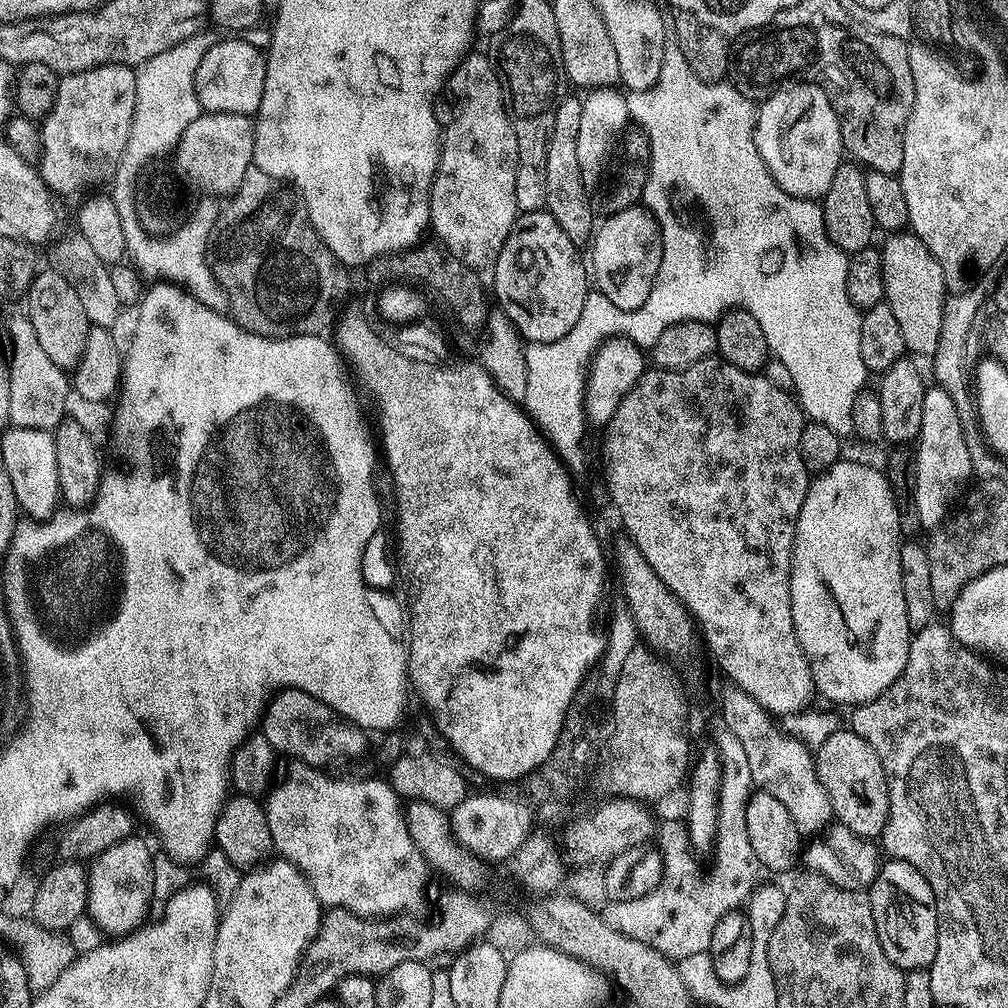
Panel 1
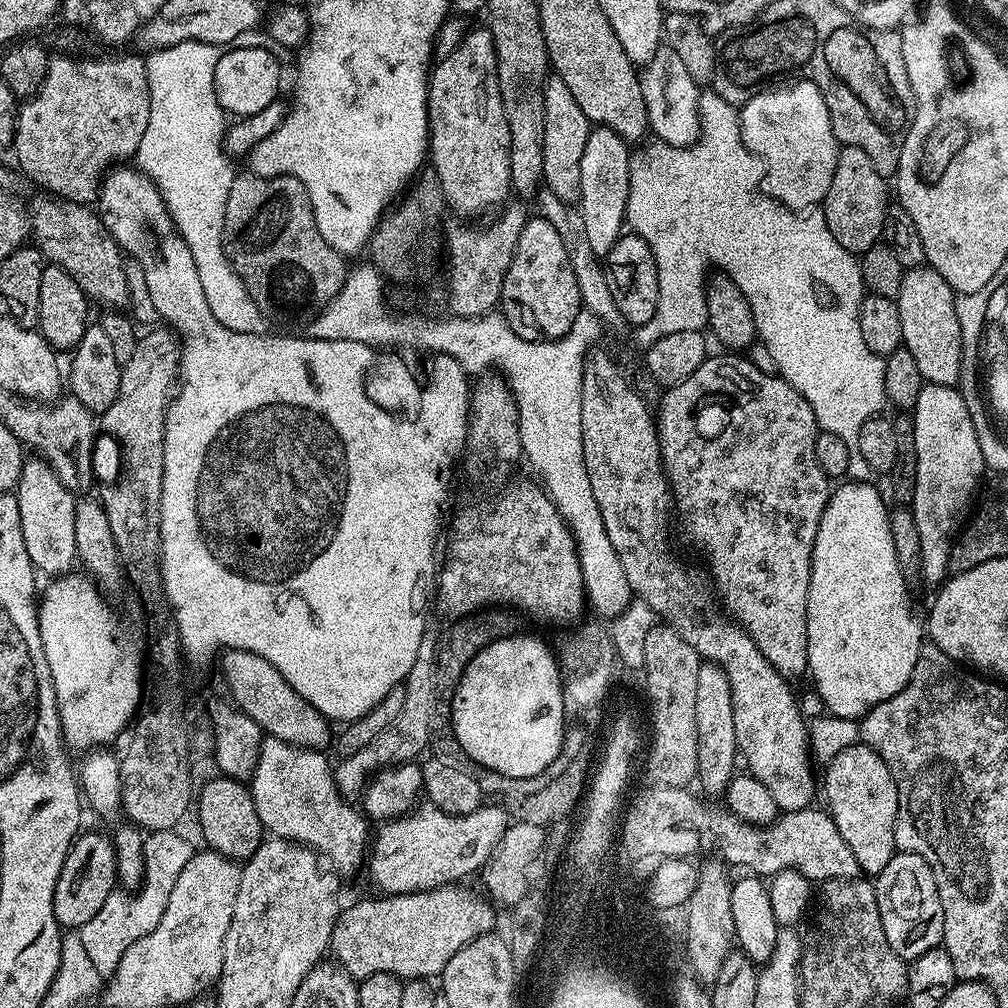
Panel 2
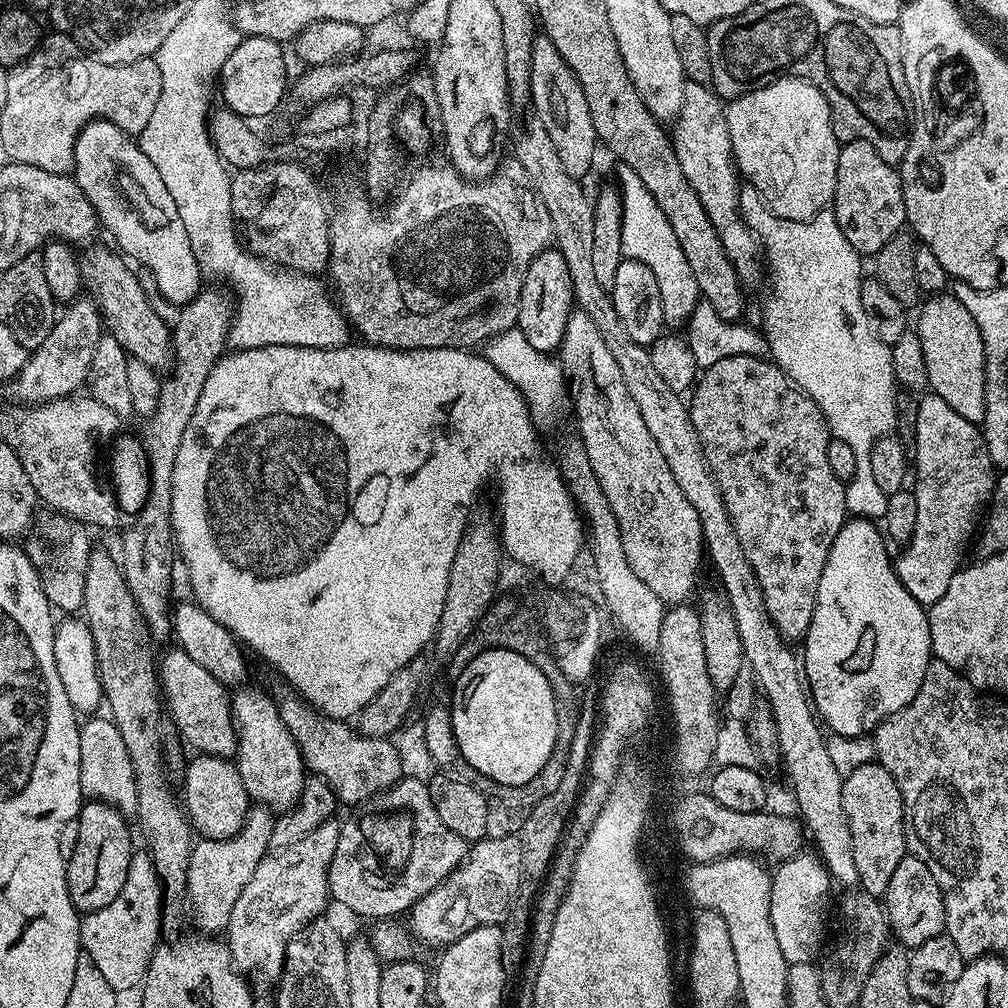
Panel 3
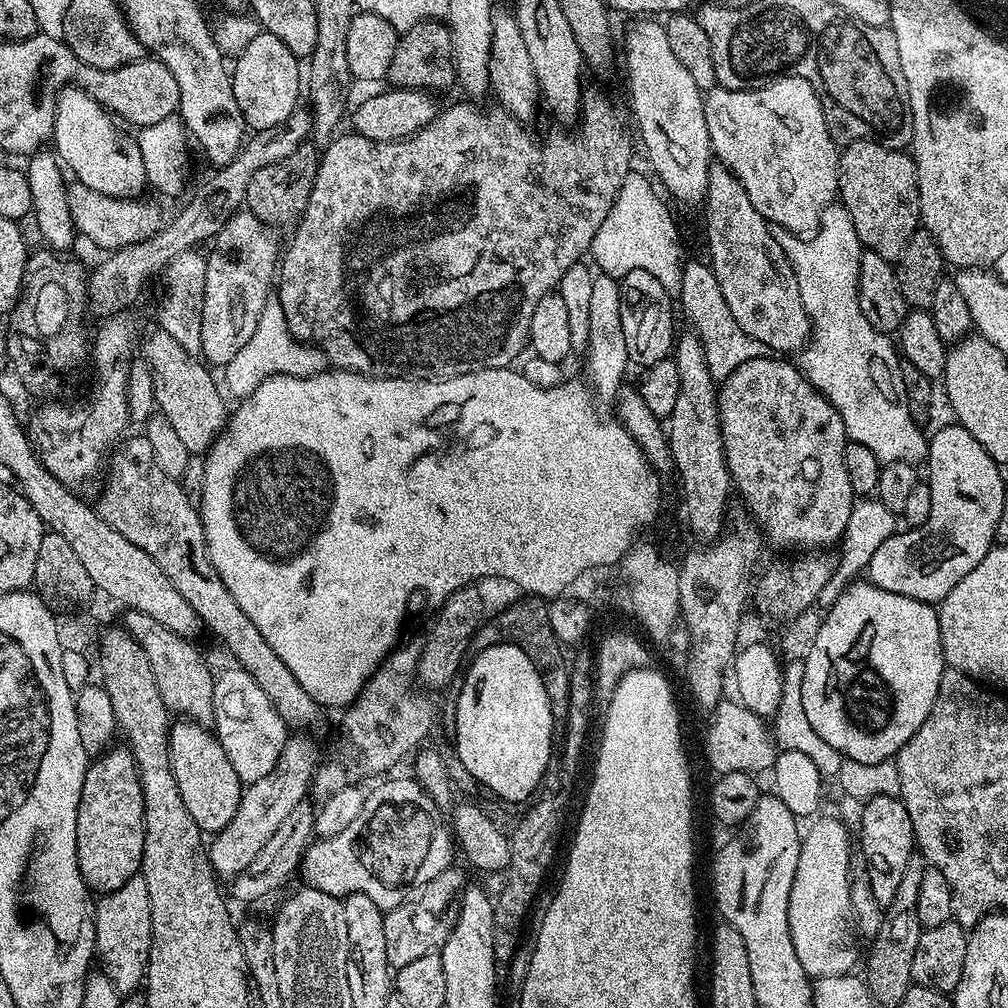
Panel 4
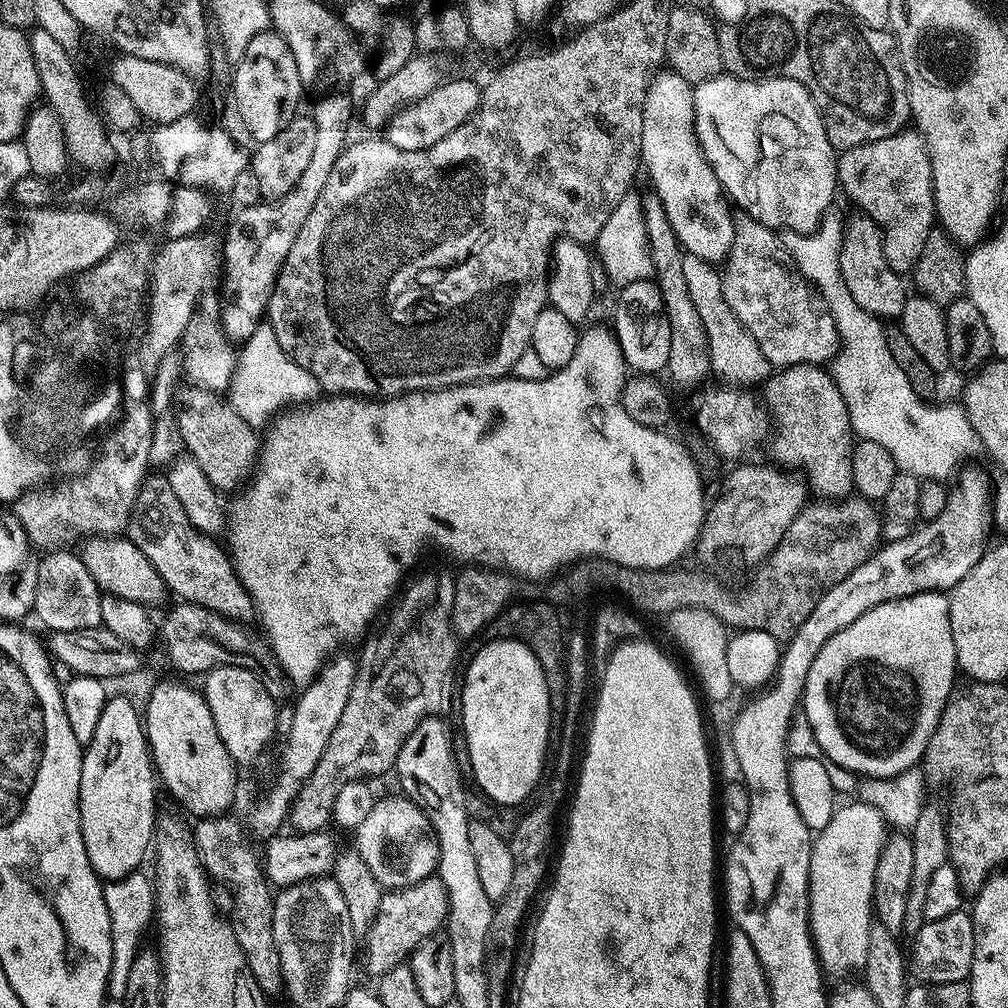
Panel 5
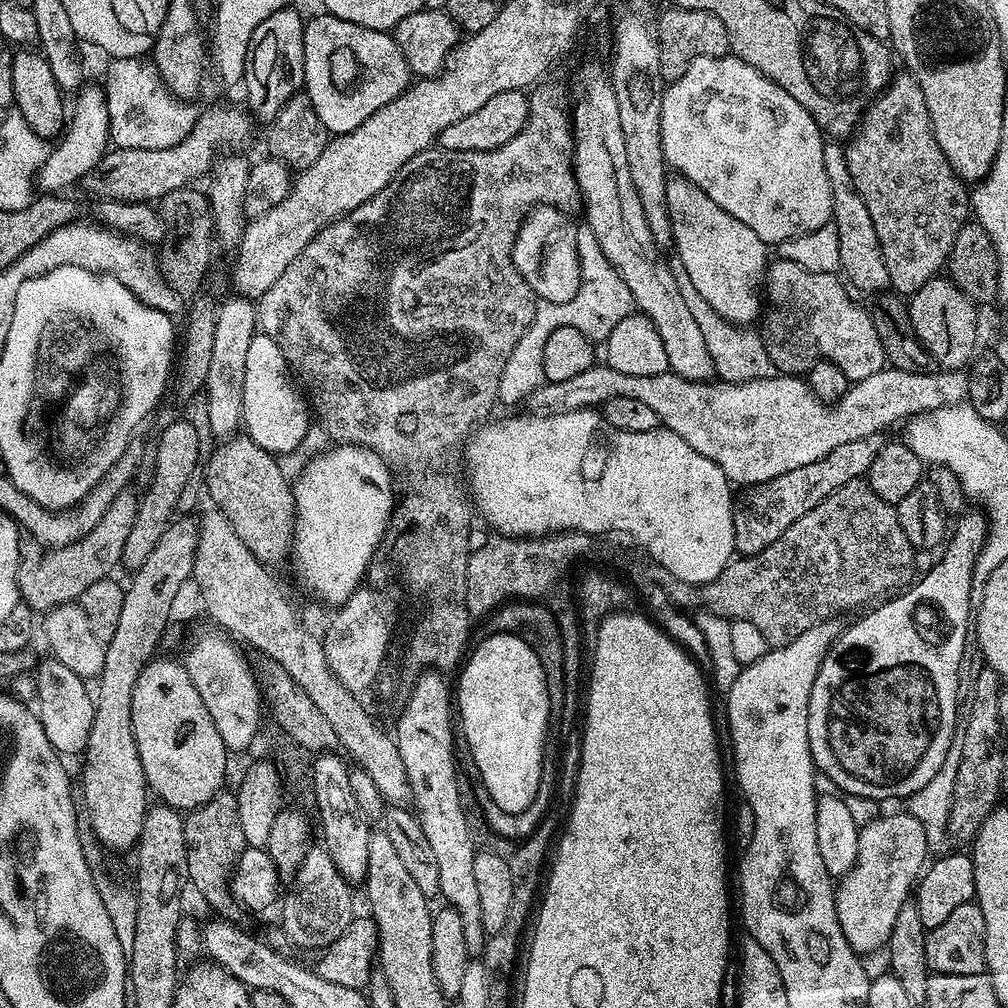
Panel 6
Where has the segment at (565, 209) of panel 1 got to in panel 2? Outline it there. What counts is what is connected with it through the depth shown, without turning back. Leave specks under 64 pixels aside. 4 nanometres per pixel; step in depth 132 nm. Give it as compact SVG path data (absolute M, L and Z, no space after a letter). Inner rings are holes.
M549 75L544 81L544 178L543 187L553 192L558 199L569 206L575 205L582 190L582 152L586 150L586 138L590 131L590 121L578 102L574 102L574 94L562 78Z

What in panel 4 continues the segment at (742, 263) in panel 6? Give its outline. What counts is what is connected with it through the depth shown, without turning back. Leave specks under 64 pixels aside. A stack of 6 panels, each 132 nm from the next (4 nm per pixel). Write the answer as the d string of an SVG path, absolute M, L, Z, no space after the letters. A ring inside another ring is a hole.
M640 18L636 25L628 32L628 37L624 40L624 48L622 52L622 64L628 67L628 96L632 99L632 108L630 107L630 116L634 121L635 131L638 133L638 140L644 143L644 152L648 155L648 160L652 163L652 168L656 171L655 179L661 180L664 183L663 191L667 193L669 197L673 196L676 200L681 200L684 204L696 204L699 205L703 201L706 190L708 189L708 175L710 170L714 166L714 153L712 150L712 143L710 142L710 130L706 130L706 114L704 113L704 96L698 86L694 86L694 78L690 78L690 74L683 68L682 62L678 62L678 58L674 54L674 50L670 50L670 38L666 38L666 30L664 24L658 22L655 24L655 19L652 18Z

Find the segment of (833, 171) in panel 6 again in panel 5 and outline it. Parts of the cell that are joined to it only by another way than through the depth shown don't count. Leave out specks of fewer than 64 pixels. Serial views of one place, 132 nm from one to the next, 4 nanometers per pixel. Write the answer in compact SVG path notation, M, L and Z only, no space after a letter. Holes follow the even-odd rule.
M856 210L853 211L853 216L850 215L844 221L844 233L842 234L842 246L840 247L840 269L842 270L842 282L846 282L846 290L850 290L850 298L854 298L854 302L858 302L858 306L862 306L862 310L866 310L872 316L879 316L885 321L892 322L895 321L901 314L902 310L906 306L910 292L909 289L904 289L904 284L902 281L901 273L890 270L890 262L886 262L886 254L884 253L884 235L879 226L874 222L874 218L870 218L865 214L865 212Z

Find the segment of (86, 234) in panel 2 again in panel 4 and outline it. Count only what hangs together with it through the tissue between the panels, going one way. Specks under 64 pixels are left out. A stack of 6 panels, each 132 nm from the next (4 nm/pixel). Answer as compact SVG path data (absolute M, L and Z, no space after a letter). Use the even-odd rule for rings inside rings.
M156 330L156 332L152 332L148 336L148 341L143 341L142 344L142 352L144 348L144 355L142 355L142 360L145 364L147 364L149 370L152 372L152 389L156 392L156 398L154 401L155 407L158 409L159 415L165 416L166 419L170 422L170 426L174 426L174 431L178 433L178 439L182 441L186 445L186 450L190 454L196 454L196 452L200 452L199 454L207 453L208 449L211 448L212 443L216 441L216 437L220 435L221 432L224 431L224 425L230 415L229 409L226 407L224 409L224 400L222 397L220 397L220 388L221 385L218 383L216 385L216 380L214 377L211 376L208 371L210 371L209 365L205 363L203 359L199 355L191 356L189 349L185 347L183 343L181 343L179 340L176 340L174 337L171 336L166 331L163 330Z

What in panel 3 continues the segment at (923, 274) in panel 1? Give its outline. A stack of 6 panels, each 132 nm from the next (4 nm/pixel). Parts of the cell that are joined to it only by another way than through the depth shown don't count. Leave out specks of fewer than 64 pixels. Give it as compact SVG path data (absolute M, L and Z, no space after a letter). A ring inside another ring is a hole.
M951 294L929 295L919 312L920 317L914 320L914 331L922 342L922 354L926 357L928 388L955 412L962 414L962 418L979 425L988 409L984 401L988 375L985 373L984 339L978 330L978 322L974 322L970 310Z

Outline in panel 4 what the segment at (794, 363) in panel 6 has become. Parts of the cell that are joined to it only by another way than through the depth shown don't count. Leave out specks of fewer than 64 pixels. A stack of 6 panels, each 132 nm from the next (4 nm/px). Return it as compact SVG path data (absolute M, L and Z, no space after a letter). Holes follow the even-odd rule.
M713 166L708 175L708 189L702 201L704 208L704 228L708 231L708 256L714 278L718 278L718 286L722 290L722 298L726 298L726 306L730 306L730 314L734 314L734 322L750 334L758 342L762 342L773 353L799 353L808 343L812 335L812 320L806 314L806 306L802 306L802 294L798 290L798 278L778 242L774 242L772 230L767 220L758 210L754 210L754 202L746 194L742 182L730 169Z

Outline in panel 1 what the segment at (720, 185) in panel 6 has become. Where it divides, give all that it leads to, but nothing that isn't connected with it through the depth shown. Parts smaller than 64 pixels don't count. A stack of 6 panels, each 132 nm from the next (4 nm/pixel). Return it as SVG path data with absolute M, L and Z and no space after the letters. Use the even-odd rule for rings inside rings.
M796 82L772 93L759 105L756 114L758 154L762 154L774 182L786 194L798 200L819 201L830 190L834 170L838 170L845 155L840 119L830 98L815 82Z

